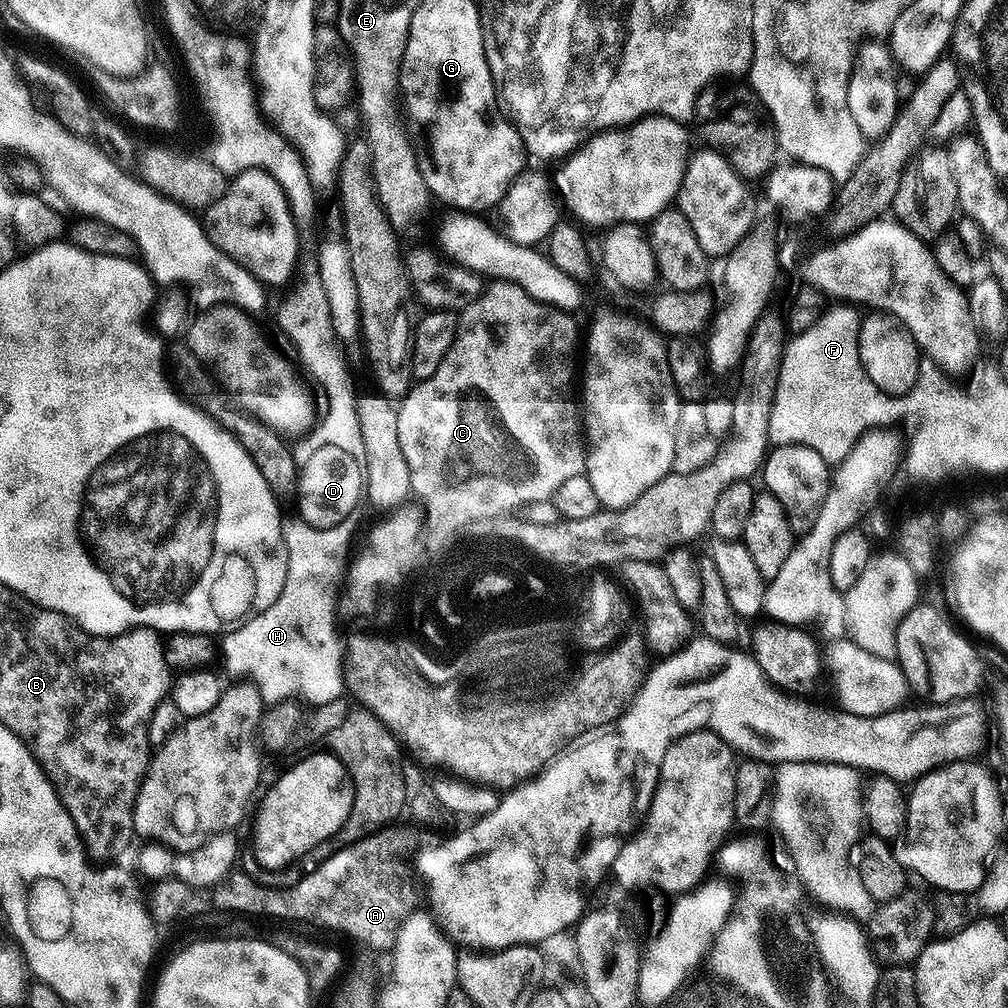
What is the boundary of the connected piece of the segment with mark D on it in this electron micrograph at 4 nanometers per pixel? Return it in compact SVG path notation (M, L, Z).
M326 445L314 448L306 462L301 463L296 485L299 519L315 529L332 529L353 514L364 492L364 470L354 456L337 448Z

